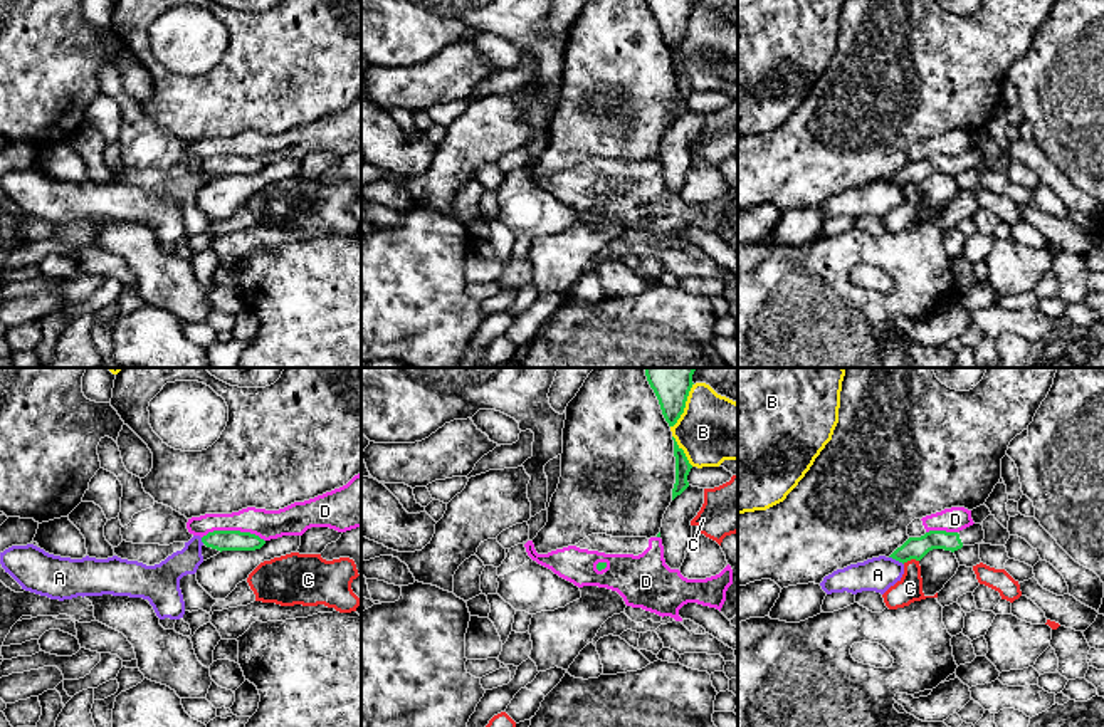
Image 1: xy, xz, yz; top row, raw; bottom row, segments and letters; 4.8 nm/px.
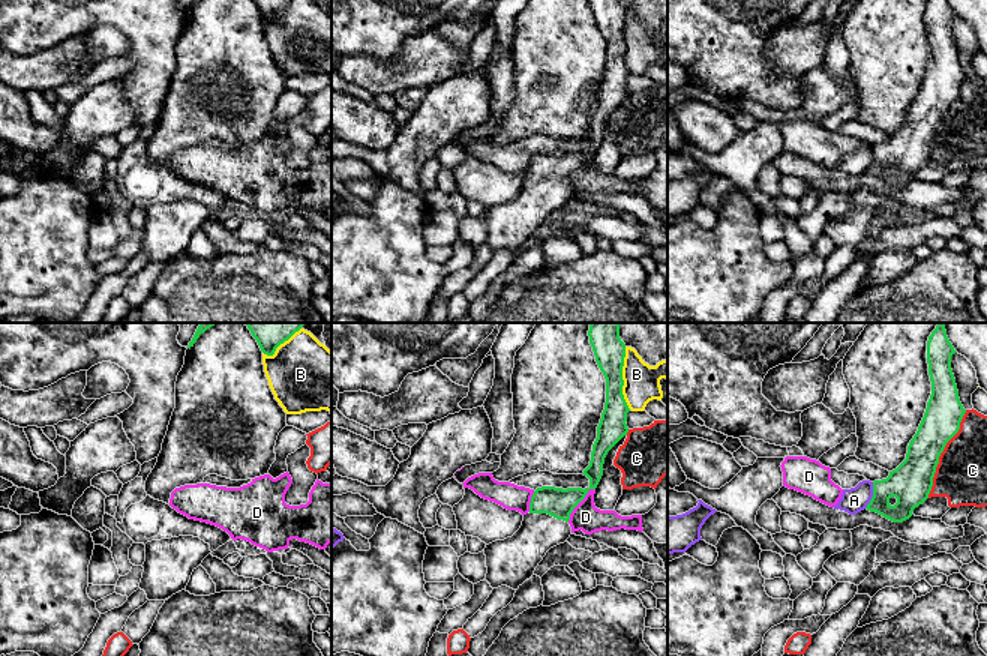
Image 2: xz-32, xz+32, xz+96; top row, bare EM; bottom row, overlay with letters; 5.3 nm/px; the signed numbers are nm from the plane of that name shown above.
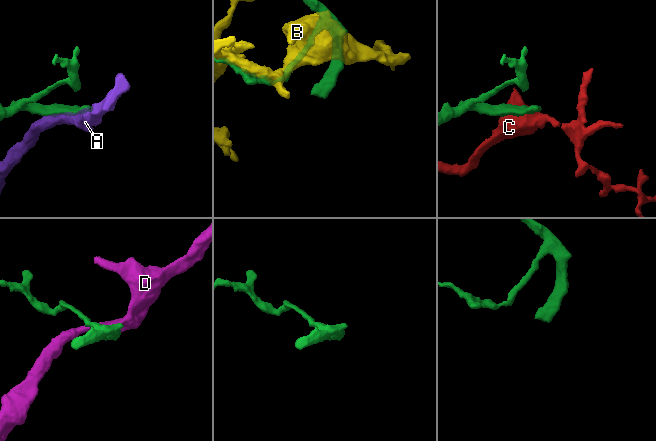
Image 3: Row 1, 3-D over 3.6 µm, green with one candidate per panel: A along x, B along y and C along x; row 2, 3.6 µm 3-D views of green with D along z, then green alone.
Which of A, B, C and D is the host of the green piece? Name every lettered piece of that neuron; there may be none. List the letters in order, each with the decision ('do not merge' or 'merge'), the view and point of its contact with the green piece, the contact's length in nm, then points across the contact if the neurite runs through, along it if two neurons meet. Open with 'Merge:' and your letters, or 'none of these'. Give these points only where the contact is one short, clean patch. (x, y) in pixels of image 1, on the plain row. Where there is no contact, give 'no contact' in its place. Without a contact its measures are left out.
Merge: none of these
A: do not merge; contact yz (896, 183); length 80 nm
B: do not merge; contact xz (684, 29); length 240 nm
C: do not merge; contact yz (909, 183); length 80 nm
D: do not merge; contact xy (234, 155); length 300 nm; border xy (202, 160), (212, 155), (249, 155), (264, 165)

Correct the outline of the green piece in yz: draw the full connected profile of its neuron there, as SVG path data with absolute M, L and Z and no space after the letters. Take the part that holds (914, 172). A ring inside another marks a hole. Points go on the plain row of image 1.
M973 148L959 156L929 154L921 161L909 161L889 181L907 186L921 185L933 173L958 175L963 170L983 168L985 154L981 148Z

